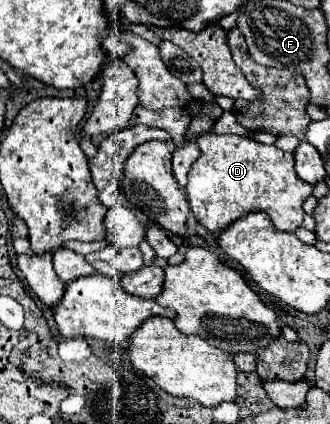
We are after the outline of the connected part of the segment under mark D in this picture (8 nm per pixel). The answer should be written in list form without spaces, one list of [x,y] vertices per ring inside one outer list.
[[[204,133],[196,139],[200,157],[192,163],[186,185],[186,199],[196,219],[212,233],[220,233],[250,211],[268,213],[272,225],[280,231],[294,232],[302,219],[304,199],[312,193],[312,185],[294,173],[294,155],[274,145],[264,145],[248,137]]]

